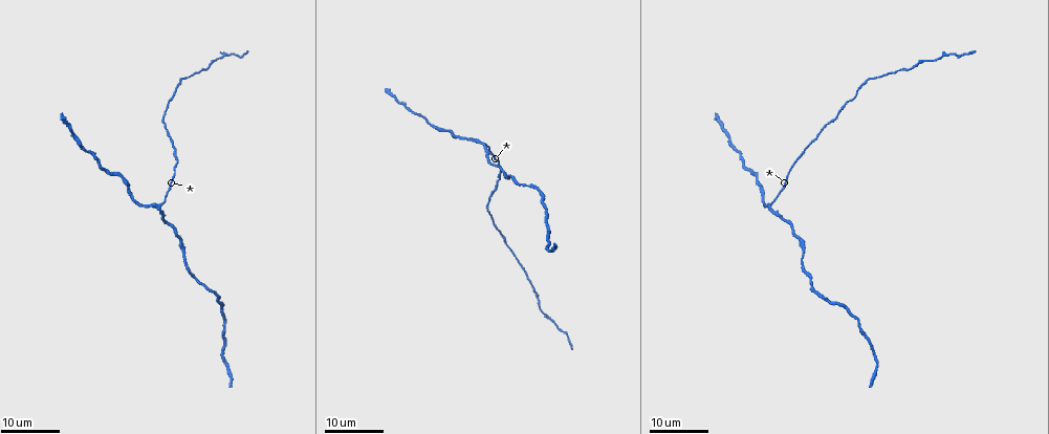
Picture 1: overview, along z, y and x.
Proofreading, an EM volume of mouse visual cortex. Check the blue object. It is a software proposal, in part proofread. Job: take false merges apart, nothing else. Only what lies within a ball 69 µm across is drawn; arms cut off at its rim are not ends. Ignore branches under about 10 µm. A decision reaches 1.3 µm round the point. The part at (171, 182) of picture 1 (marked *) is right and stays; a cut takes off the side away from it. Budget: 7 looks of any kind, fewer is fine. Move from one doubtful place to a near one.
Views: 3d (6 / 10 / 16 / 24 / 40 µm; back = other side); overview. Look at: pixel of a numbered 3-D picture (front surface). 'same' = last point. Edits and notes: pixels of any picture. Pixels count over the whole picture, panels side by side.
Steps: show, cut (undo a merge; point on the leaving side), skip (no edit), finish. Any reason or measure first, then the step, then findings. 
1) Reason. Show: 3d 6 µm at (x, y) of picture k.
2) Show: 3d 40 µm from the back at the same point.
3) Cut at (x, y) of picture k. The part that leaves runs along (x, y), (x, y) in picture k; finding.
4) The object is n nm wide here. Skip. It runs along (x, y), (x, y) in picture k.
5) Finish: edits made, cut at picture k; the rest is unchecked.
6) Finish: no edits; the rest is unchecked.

Thick turns thin. Show: 3d 16 µm at (209, 292) of picture 1.

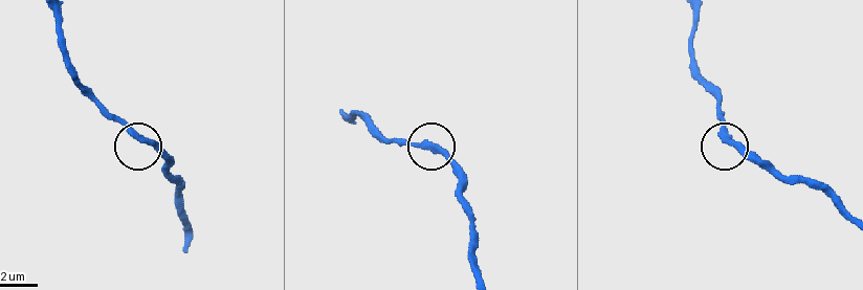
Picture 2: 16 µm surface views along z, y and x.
Show: 3d 10 µm at (143, 138) of picture 2.

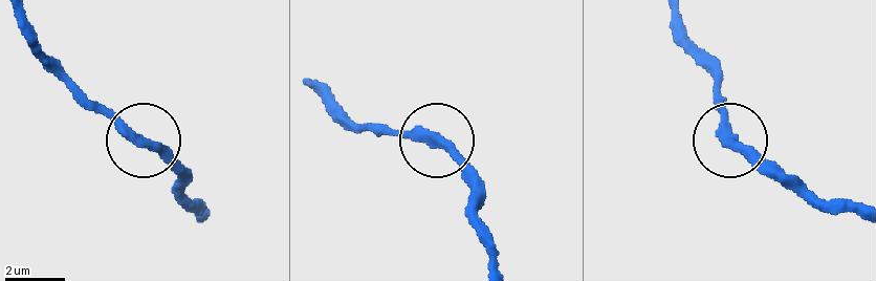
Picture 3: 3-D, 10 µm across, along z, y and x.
Skip. All the same neuron.

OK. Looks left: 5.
Show: 3d 24 µm at (804, 249) of picture 1.

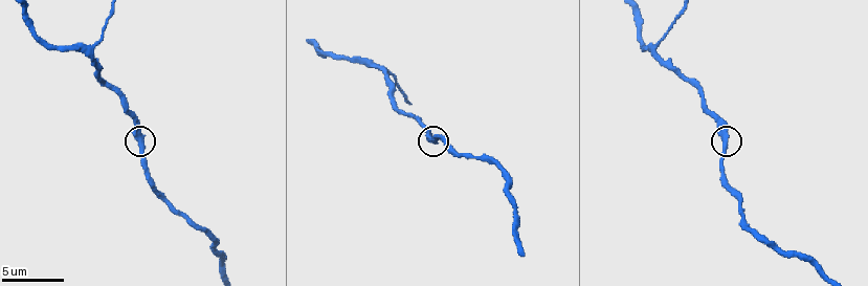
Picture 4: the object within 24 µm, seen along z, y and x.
Zoom in. Show: 3d 6 µm at (141, 144) of picture 4.

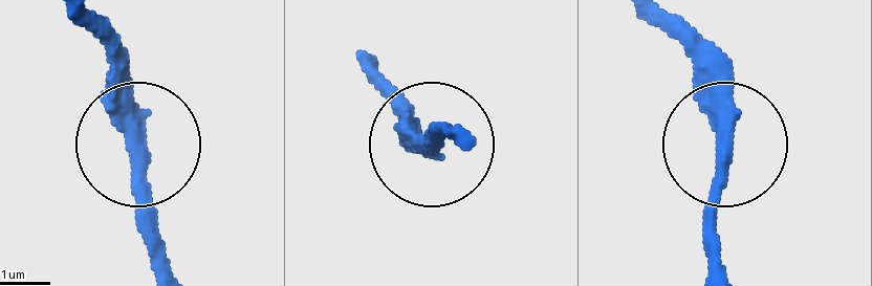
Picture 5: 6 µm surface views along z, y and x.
Skip. It runs along (666, 20), (695, 58), (728, 157), (716, 270) in picture 5; one neuron here.

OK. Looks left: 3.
Branch point. Show: 3d 16 µm at (383, 70) of picture 4.

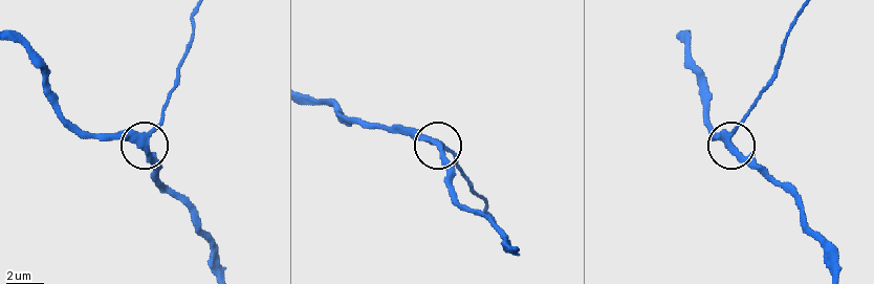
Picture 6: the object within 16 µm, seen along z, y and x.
Show: 3d 16 µm from the back at (143, 147) of picture 6.

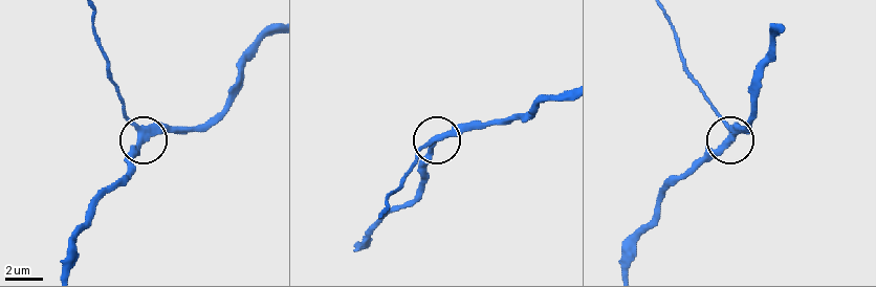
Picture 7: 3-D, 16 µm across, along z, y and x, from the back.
Skip. It runs along (106, 59), (126, 118), (144, 140), (161, 132), (198, 132) in picture 7; all the same neuron.

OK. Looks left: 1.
Finish: no edits; the rest is unchecked.

